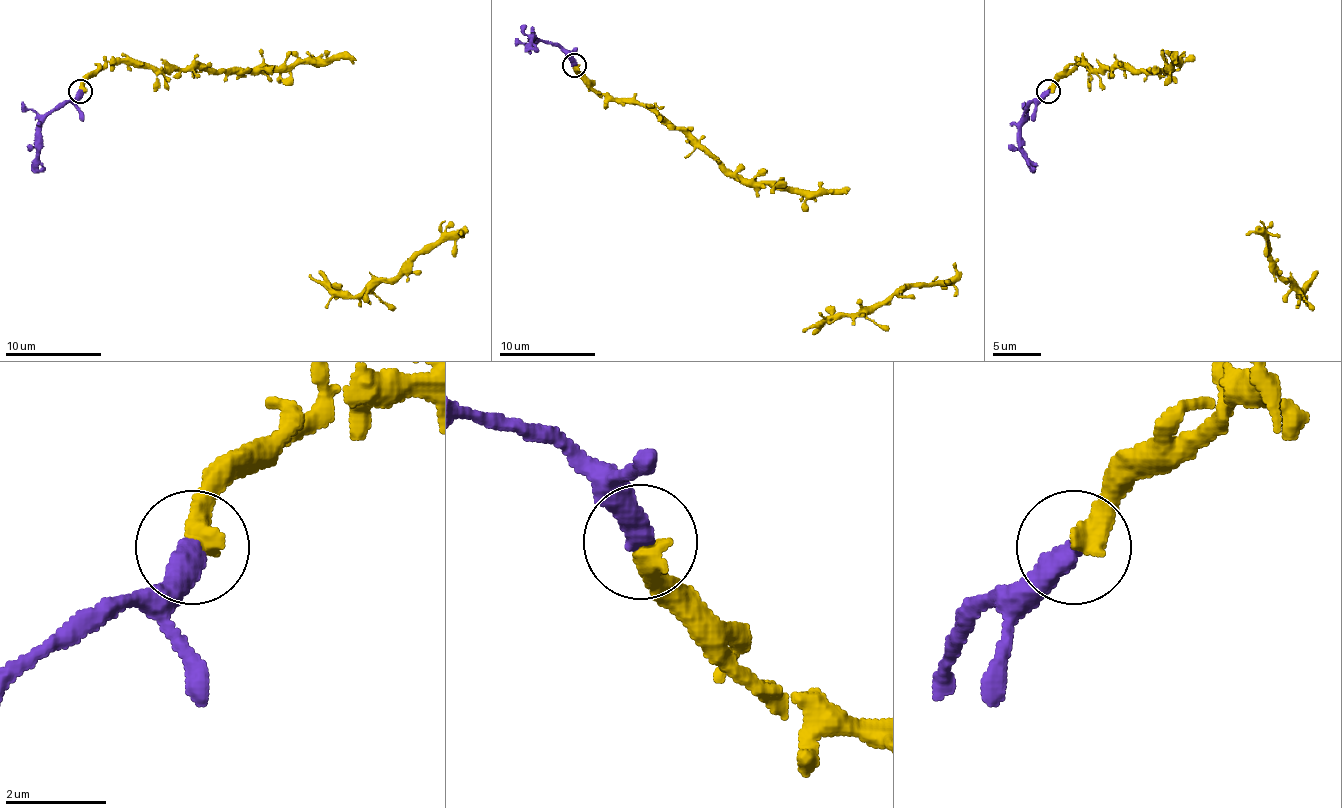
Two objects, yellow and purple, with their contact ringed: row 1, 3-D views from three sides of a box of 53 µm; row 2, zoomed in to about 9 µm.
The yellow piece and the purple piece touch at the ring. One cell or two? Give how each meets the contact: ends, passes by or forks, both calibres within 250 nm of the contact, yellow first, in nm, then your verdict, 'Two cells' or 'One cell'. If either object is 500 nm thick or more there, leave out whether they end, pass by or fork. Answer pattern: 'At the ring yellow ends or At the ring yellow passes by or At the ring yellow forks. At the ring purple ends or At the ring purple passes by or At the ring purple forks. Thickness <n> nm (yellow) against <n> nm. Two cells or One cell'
At the ring yellow ends. At the ring purple ends. Thickness 480 nm (yellow) against 480 nm. One cell

